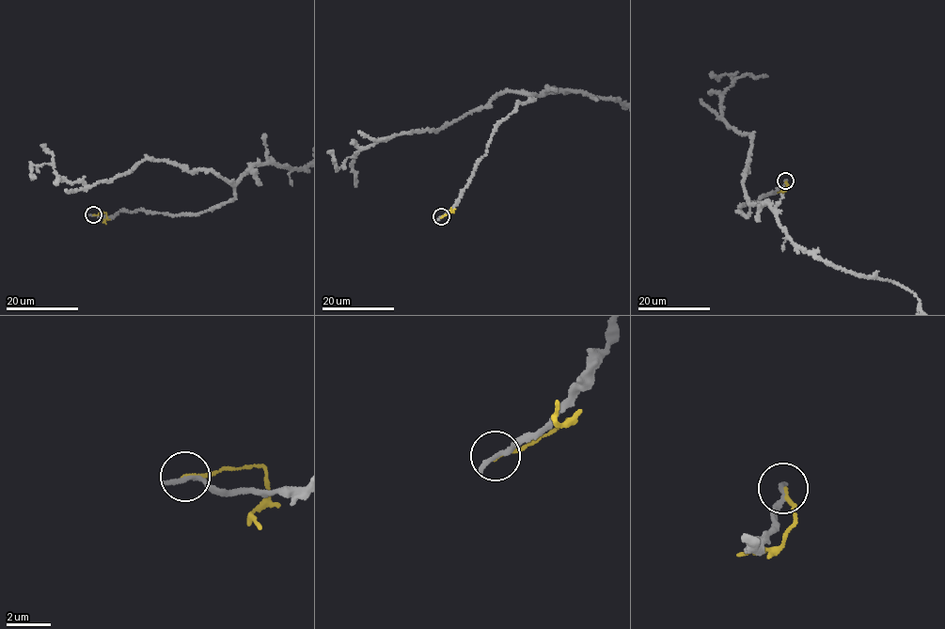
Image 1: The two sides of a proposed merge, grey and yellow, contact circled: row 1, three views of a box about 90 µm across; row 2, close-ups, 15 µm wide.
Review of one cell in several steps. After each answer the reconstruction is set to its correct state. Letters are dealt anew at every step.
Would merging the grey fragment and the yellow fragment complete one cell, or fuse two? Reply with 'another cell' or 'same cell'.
another cell

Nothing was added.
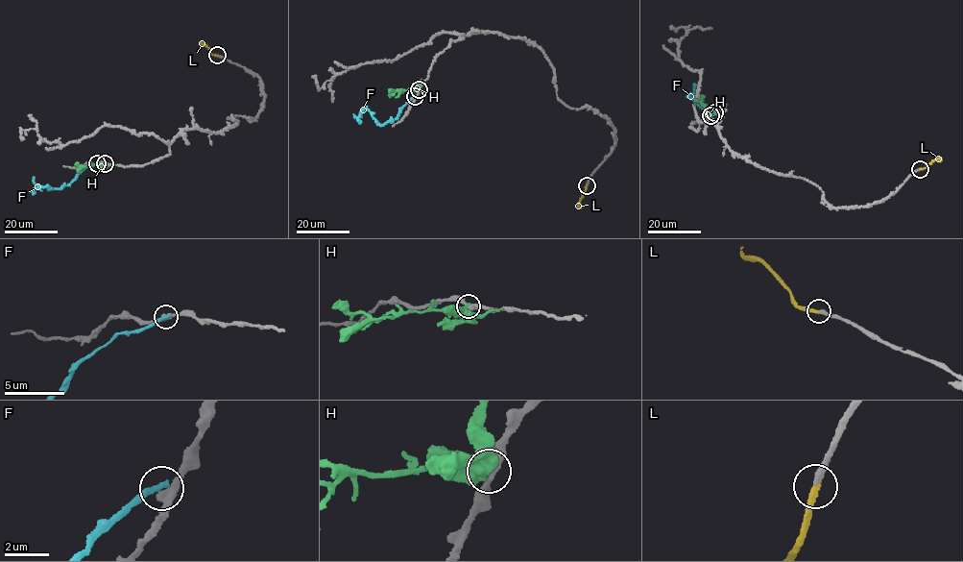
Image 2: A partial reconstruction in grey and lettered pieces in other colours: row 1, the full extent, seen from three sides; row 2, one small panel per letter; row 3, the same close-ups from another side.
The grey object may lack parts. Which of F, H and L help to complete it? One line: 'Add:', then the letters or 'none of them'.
Add: L

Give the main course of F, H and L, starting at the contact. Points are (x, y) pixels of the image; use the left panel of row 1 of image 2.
F: (98, 162), (87, 166), (60, 188), (50, 189), (49, 185), (36, 185), (34, 177)
H: (105, 163), (75, 164)
L: (217, 55), (203, 45)

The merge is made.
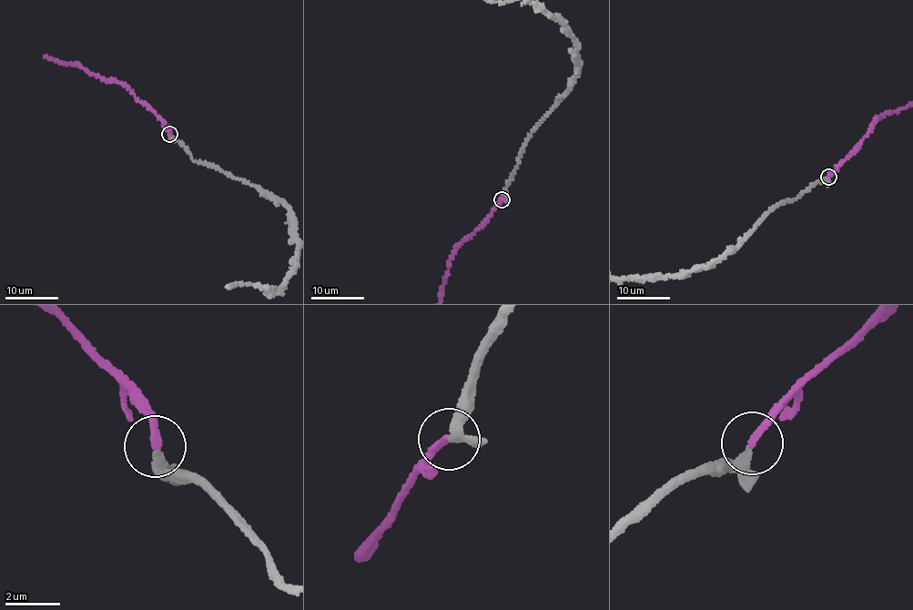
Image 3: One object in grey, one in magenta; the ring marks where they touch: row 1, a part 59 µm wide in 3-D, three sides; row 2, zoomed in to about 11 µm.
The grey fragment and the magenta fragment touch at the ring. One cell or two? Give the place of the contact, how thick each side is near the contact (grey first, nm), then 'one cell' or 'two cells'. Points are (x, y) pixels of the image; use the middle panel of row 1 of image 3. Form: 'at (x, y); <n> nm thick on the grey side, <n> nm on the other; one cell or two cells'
at (502, 199); 200 nm thick on the grey side, 240 nm on the other; one cell

